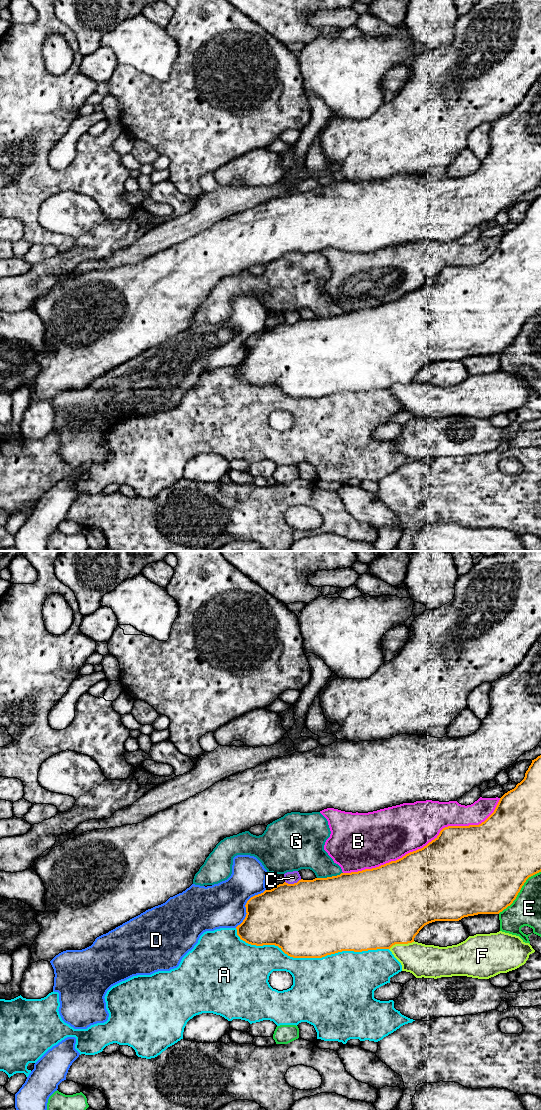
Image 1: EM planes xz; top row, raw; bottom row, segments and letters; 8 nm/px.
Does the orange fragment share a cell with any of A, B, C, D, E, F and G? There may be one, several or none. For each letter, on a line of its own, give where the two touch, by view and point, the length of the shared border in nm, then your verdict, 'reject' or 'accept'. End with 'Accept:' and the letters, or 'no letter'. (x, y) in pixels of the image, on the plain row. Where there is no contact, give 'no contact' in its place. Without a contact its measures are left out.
A: xz (309, 397) | 1250 nm | reject
B: xz (426, 285) | 1400 nm | reject
C: xz (294, 323) | 140 nm | reject
D: xz (245, 346) | 400 nm | reject
E: xz (519, 331) | 480 nm | reject
F: xz (401, 383) | 220 nm | reject
G: xz (329, 317) | 220 nm | reject
Accept: no letter

